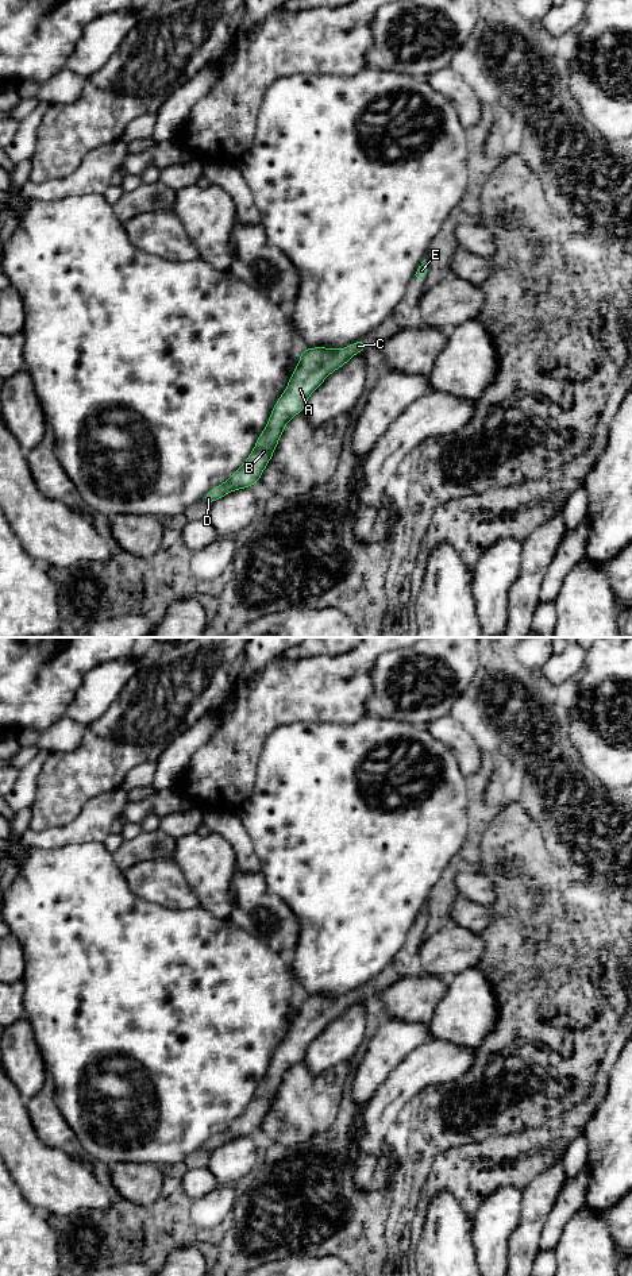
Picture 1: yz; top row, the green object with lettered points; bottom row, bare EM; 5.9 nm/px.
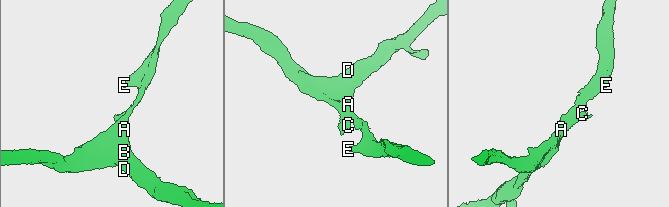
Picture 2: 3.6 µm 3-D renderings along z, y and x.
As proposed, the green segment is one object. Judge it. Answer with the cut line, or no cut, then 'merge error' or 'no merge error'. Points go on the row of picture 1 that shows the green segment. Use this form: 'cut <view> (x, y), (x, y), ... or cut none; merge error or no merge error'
cut none; no merge error

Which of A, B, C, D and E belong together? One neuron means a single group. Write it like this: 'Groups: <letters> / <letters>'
Groups: A B C D E

